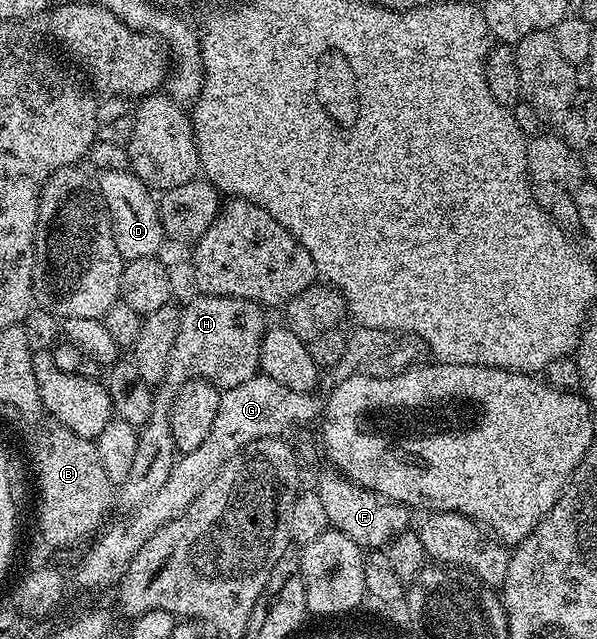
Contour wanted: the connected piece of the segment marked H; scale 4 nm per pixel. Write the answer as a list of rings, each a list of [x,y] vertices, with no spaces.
[[[198,295],[180,311],[177,337],[165,376],[155,390],[153,413],[140,427],[132,467],[113,494],[116,507],[130,512],[139,507],[169,478],[177,457],[173,444],[171,406],[180,388],[190,381],[211,382],[224,390],[245,383],[259,372],[260,344],[265,323],[260,303],[248,298]]]

